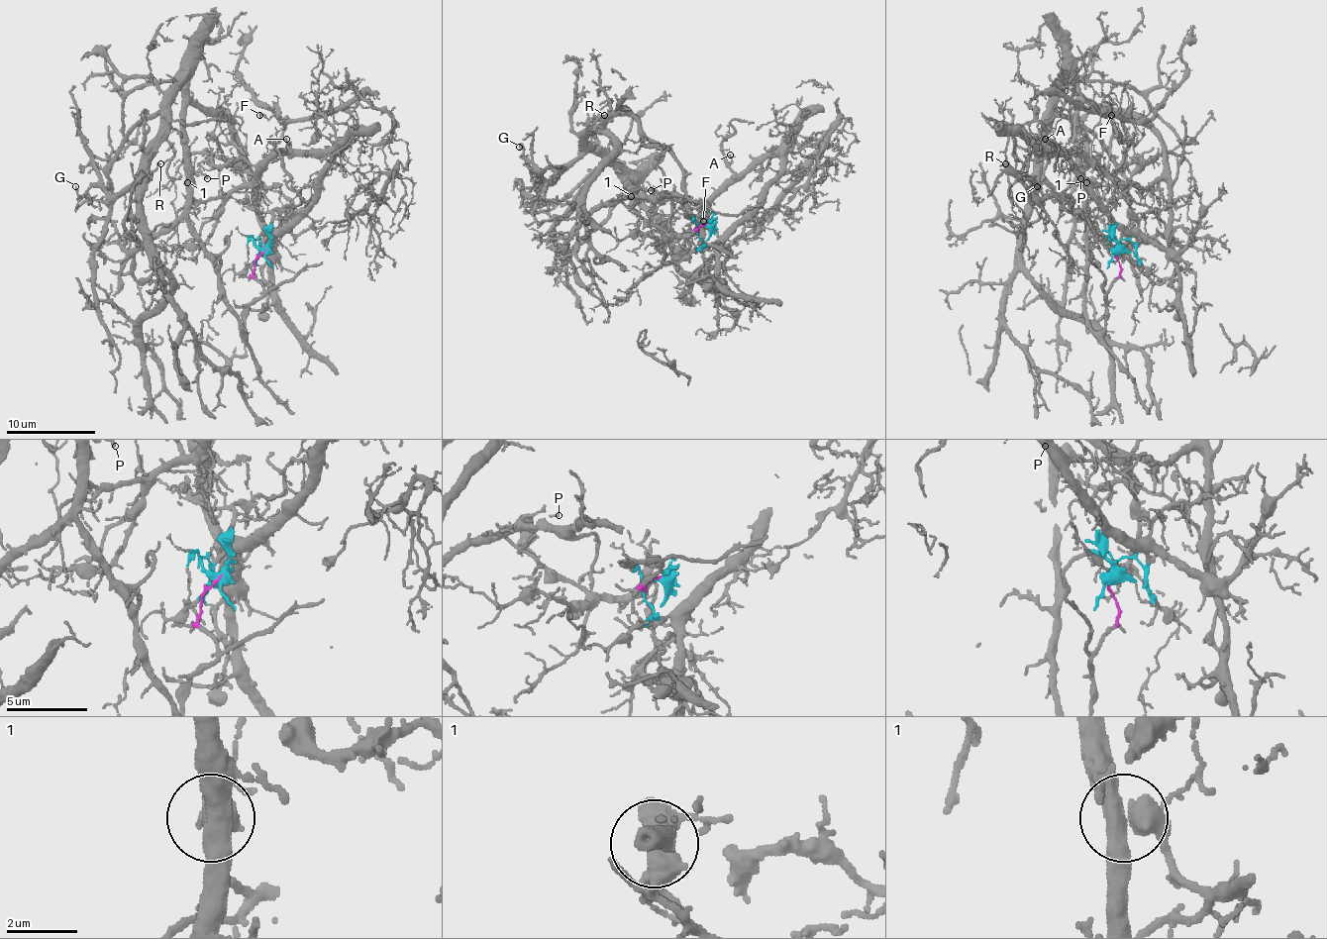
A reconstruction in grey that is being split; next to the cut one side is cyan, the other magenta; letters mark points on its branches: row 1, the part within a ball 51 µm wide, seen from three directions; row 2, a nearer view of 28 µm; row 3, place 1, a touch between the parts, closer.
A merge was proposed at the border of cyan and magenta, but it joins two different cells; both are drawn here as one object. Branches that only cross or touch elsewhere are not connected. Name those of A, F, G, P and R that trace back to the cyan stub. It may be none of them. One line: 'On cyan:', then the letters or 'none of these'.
On cyan: A, F

